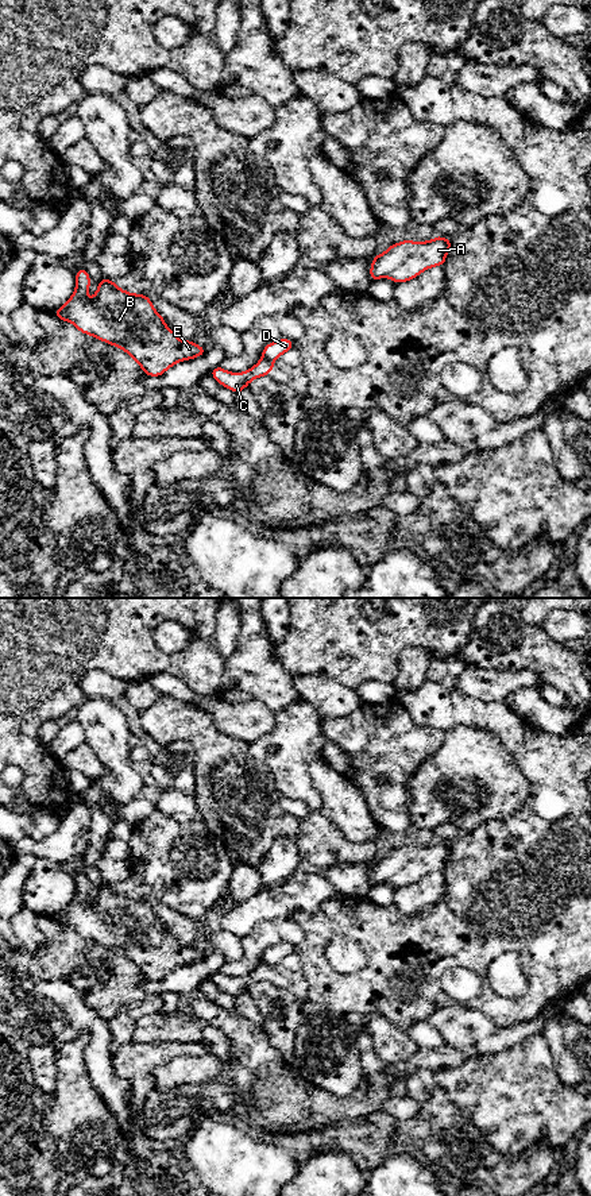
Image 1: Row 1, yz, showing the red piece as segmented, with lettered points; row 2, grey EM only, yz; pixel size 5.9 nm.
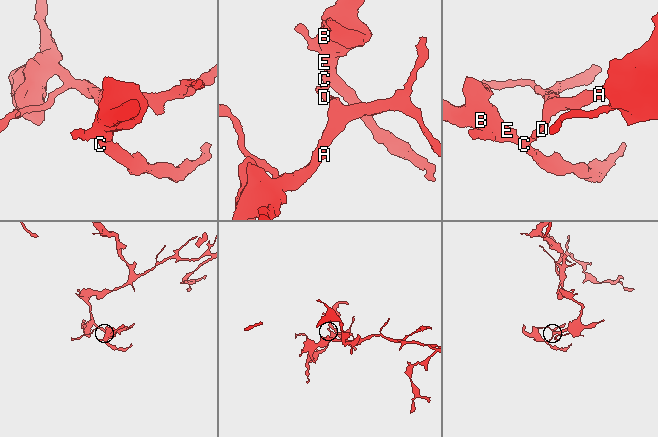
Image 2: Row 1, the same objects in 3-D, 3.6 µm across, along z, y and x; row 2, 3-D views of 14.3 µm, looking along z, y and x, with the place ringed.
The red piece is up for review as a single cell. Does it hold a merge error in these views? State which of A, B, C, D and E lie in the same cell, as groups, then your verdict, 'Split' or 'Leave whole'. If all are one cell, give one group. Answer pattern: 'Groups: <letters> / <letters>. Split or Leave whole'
Groups: A D / B C E. Split

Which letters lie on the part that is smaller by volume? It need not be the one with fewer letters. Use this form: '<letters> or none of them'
B, C, E

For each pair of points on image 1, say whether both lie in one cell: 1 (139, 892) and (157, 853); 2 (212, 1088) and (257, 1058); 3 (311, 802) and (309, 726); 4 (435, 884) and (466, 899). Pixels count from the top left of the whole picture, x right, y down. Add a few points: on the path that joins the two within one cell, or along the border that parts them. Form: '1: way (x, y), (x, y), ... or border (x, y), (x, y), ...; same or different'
1: border (132, 871), (159, 901), (166, 903); different
2: border (231, 1084), (236, 1095); different
3: way (300, 783), (300, 745); same
4: border (444, 871), (444, 895), (431, 911), (424, 913); different

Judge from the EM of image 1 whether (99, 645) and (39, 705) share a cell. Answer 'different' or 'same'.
same

